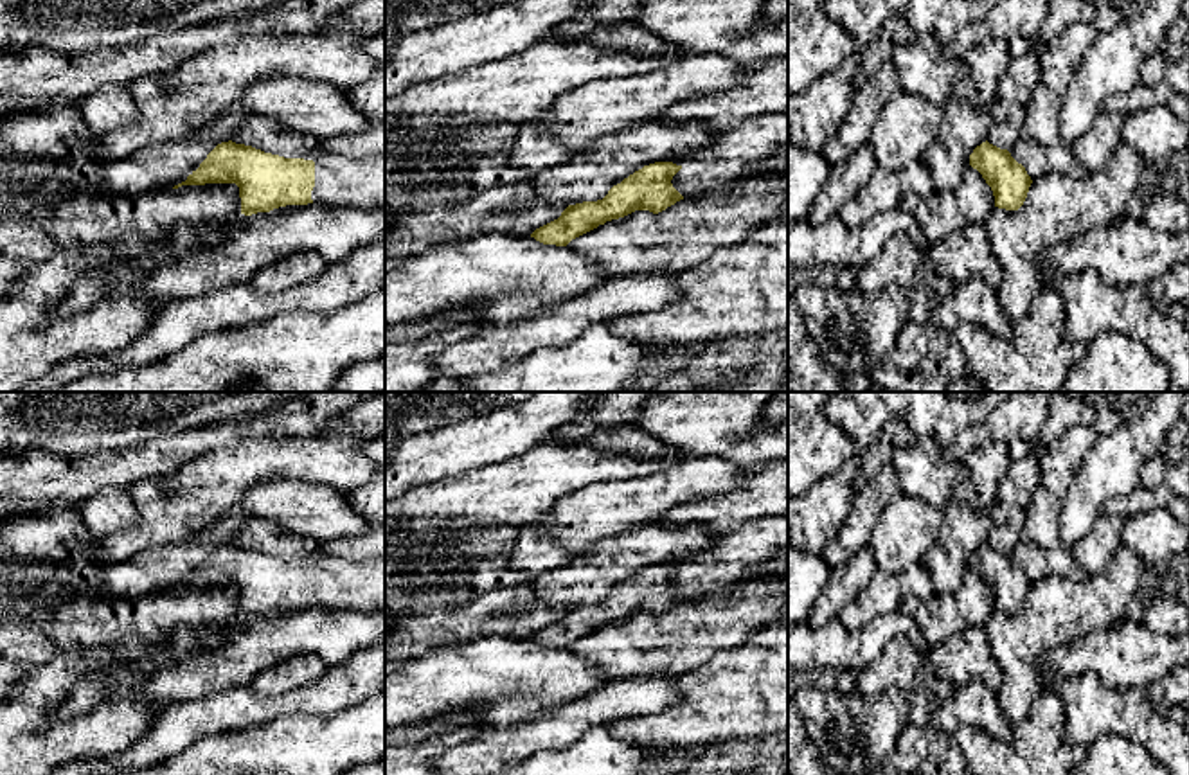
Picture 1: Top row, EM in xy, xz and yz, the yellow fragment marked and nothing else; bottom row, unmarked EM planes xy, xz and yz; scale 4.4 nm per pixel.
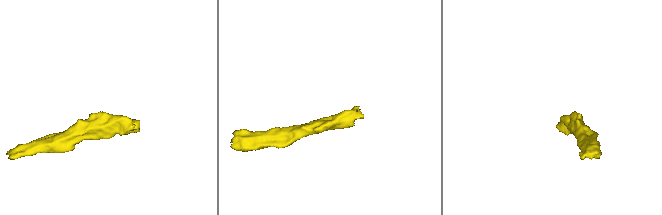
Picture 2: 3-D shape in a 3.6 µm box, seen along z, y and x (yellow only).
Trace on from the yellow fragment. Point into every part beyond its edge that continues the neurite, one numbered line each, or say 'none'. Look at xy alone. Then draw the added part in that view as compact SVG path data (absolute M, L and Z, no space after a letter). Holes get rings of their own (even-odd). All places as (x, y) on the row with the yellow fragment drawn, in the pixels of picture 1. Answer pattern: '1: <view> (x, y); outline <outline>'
1: xy (360, 182); outline M320 153L313 162L313 203L362 209L385 205L385 156L345 160L338 153Z

